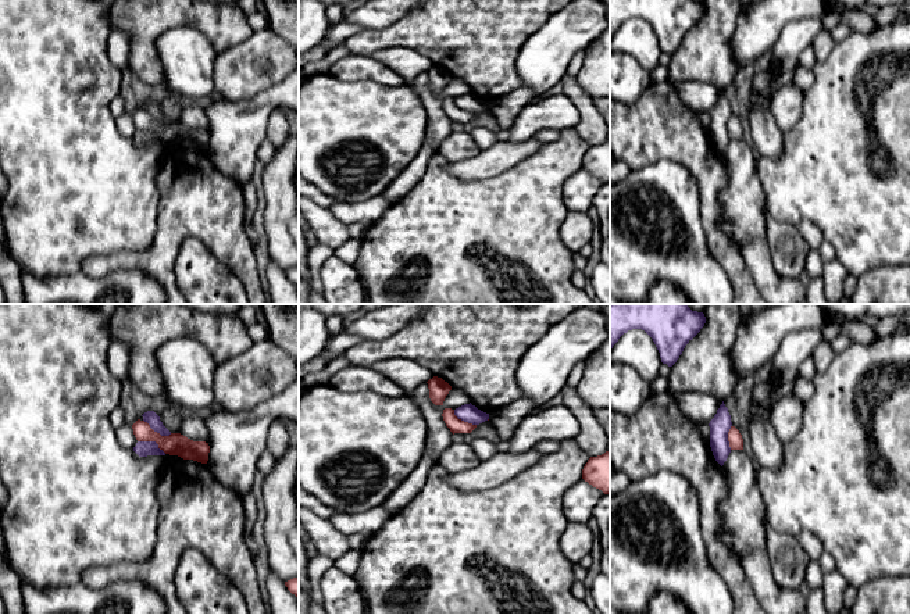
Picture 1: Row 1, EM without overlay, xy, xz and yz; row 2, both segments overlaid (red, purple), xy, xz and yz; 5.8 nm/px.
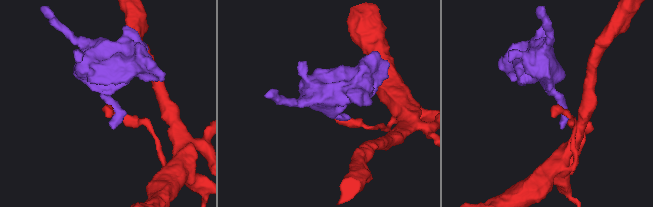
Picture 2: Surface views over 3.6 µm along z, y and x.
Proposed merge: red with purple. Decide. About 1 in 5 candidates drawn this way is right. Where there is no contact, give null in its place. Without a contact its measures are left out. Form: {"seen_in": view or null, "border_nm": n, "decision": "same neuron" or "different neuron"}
{"seen_in": "xy", "border_nm": 180, "decision": "different neuron"}

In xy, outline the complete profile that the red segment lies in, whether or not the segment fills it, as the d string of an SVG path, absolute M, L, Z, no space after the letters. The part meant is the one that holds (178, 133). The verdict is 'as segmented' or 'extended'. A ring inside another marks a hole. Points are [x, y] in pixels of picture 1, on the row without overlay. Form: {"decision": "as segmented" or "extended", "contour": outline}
{"decision": "as segmented", "contour": "M138 108L133 114L133 124L138 130L156 130L165 143L178 144L183 149L193 149L207 153L210 135L206 130L193 130L181 122L161 125L144 110Z"}

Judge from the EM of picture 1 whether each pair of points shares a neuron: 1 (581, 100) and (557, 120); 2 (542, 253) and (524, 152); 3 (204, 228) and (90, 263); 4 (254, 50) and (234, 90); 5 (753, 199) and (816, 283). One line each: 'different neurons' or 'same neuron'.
1: different neurons
2: different neurons
3: same neuron
4: same neuron
5: different neurons

